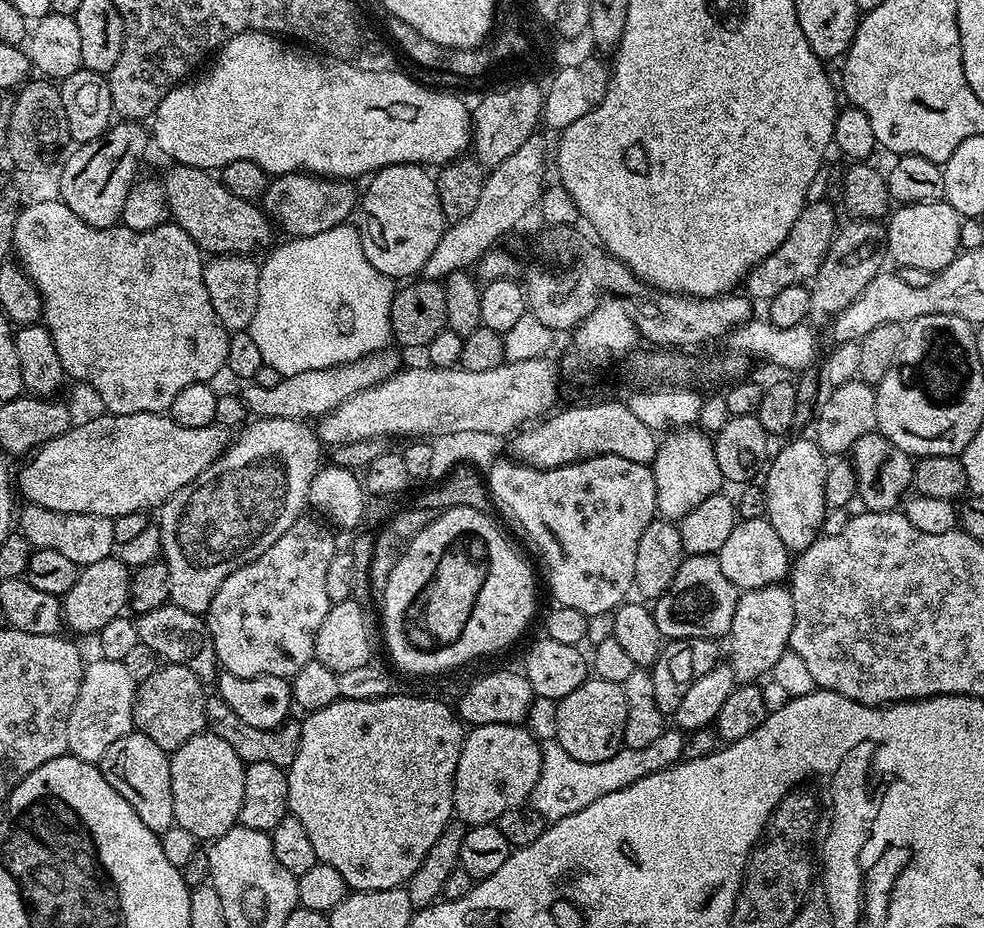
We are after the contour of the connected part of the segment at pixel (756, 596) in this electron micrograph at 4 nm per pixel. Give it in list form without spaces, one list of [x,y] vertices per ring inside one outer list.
[[[783,583],[765,588],[749,588],[740,592],[734,606],[734,622],[726,643],[732,651],[730,667],[737,685],[754,684],[771,673],[772,667],[790,648],[790,634],[794,630],[794,598],[791,587]]]

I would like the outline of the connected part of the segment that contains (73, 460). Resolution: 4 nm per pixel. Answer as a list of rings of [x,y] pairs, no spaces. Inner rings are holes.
[[[159,412],[103,415],[96,416],[85,424],[77,423],[61,436],[48,440],[21,463],[25,464],[20,468],[18,492],[25,496],[23,499],[27,503],[37,504],[46,510],[98,514],[113,518],[131,512],[156,510],[175,492],[182,490],[182,486],[194,482],[194,478],[198,478],[198,474],[206,470],[206,466],[213,464],[228,449],[230,443],[230,435],[221,426],[178,426],[171,415]]]

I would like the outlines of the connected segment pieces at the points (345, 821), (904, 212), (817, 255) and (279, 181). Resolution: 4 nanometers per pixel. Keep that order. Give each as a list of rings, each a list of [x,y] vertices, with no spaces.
[[[389,694],[375,700],[341,698],[330,706],[317,712],[307,713],[303,717],[305,720],[302,720],[300,724],[298,758],[294,758],[294,762],[286,770],[288,774],[288,811],[294,818],[298,818],[298,822],[302,822],[302,827],[306,830],[306,834],[310,837],[310,843],[314,846],[317,861],[326,866],[334,866],[334,870],[338,870],[338,874],[342,874],[349,889],[365,892],[366,890],[390,890],[407,885],[414,870],[418,870],[418,866],[422,866],[422,858],[426,858],[430,846],[434,846],[434,842],[438,842],[438,834],[442,834],[448,821],[453,819],[452,791],[466,728],[459,715],[449,705],[448,708],[442,701],[431,700],[428,696]]]
[[[944,200],[897,207],[886,220],[886,252],[891,263],[893,260],[900,268],[914,267],[933,274],[950,266],[961,251],[958,238],[961,219]]]
[[[828,202],[807,203],[802,214],[798,214],[798,222],[790,226],[790,234],[786,234],[786,242],[774,250],[774,254],[758,262],[746,277],[746,292],[753,301],[767,302],[778,294],[778,290],[786,290],[786,286],[807,285],[818,274],[818,266],[826,258],[826,250],[836,237],[838,219],[836,212]]]
[[[287,172],[281,176],[272,176],[262,201],[262,207],[268,219],[277,229],[280,228],[289,237],[313,236],[322,234],[334,226],[345,223],[348,215],[358,208],[358,188],[355,183],[314,176],[310,172]]]

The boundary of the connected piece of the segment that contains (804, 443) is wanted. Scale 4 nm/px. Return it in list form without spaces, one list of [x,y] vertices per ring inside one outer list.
[[[789,439],[780,453],[771,457],[766,468],[768,477],[762,480],[766,498],[766,518],[774,526],[774,534],[782,538],[789,553],[799,554],[818,539],[824,527],[826,502],[826,470],[829,461],[815,439]]]

